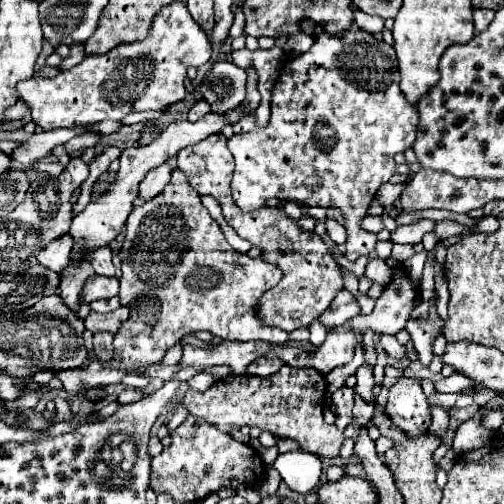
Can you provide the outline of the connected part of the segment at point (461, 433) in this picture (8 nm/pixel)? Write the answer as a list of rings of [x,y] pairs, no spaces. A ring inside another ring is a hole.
[[[474,415],[472,419],[458,425],[456,435],[454,435],[454,443],[452,443],[452,451],[454,453],[468,453],[468,451],[482,449],[492,439],[492,435],[494,435],[492,429],[484,429],[480,425],[480,415]]]

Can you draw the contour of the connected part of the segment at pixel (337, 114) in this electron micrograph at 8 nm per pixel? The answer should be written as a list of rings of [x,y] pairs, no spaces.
[[[350,29],[348,33],[338,33],[338,37],[330,37],[330,33],[320,33],[314,39],[314,45],[300,55],[290,55],[282,69],[280,75],[272,87],[272,113],[270,113],[270,121],[264,127],[256,127],[244,135],[232,135],[228,139],[228,149],[234,155],[236,161],[236,169],[234,169],[234,179],[232,179],[232,197],[236,201],[236,205],[242,211],[254,211],[258,207],[262,207],[266,203],[266,199],[270,197],[278,197],[278,199],[292,199],[292,201],[300,201],[304,205],[318,205],[318,207],[338,207],[344,215],[344,229],[346,229],[346,257],[350,261],[356,261],[360,255],[368,255],[374,245],[376,245],[376,235],[362,229],[362,219],[366,217],[366,209],[372,203],[378,187],[386,181],[390,181],[390,177],[396,171],[396,163],[394,163],[394,155],[412,147],[414,139],[416,139],[416,125],[418,125],[418,109],[416,105],[408,103],[402,89],[400,89],[400,71],[398,71],[398,59],[396,59],[396,51],[392,45],[378,41],[372,33],[364,31],[364,29]]]

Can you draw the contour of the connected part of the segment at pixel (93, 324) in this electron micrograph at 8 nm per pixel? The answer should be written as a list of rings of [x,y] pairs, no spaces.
[[[118,307],[116,311],[110,311],[110,313],[96,313],[96,311],[90,311],[88,317],[84,319],[84,325],[88,331],[92,333],[102,333],[102,331],[108,331],[108,333],[118,333],[118,329],[122,327],[122,323],[126,321],[126,317],[130,315],[130,309],[126,307]]]

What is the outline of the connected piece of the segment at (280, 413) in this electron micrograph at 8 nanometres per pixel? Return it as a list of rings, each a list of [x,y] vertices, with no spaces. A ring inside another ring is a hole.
[[[284,365],[270,377],[254,377],[254,375],[228,375],[214,383],[204,393],[188,391],[182,399],[182,405],[194,415],[202,417],[216,429],[228,433],[232,429],[240,429],[242,425],[258,427],[272,431],[276,437],[294,439],[308,453],[316,453],[322,457],[336,457],[342,443],[344,433],[334,425],[326,425],[322,417],[326,395],[324,375],[316,369],[292,369]]]

